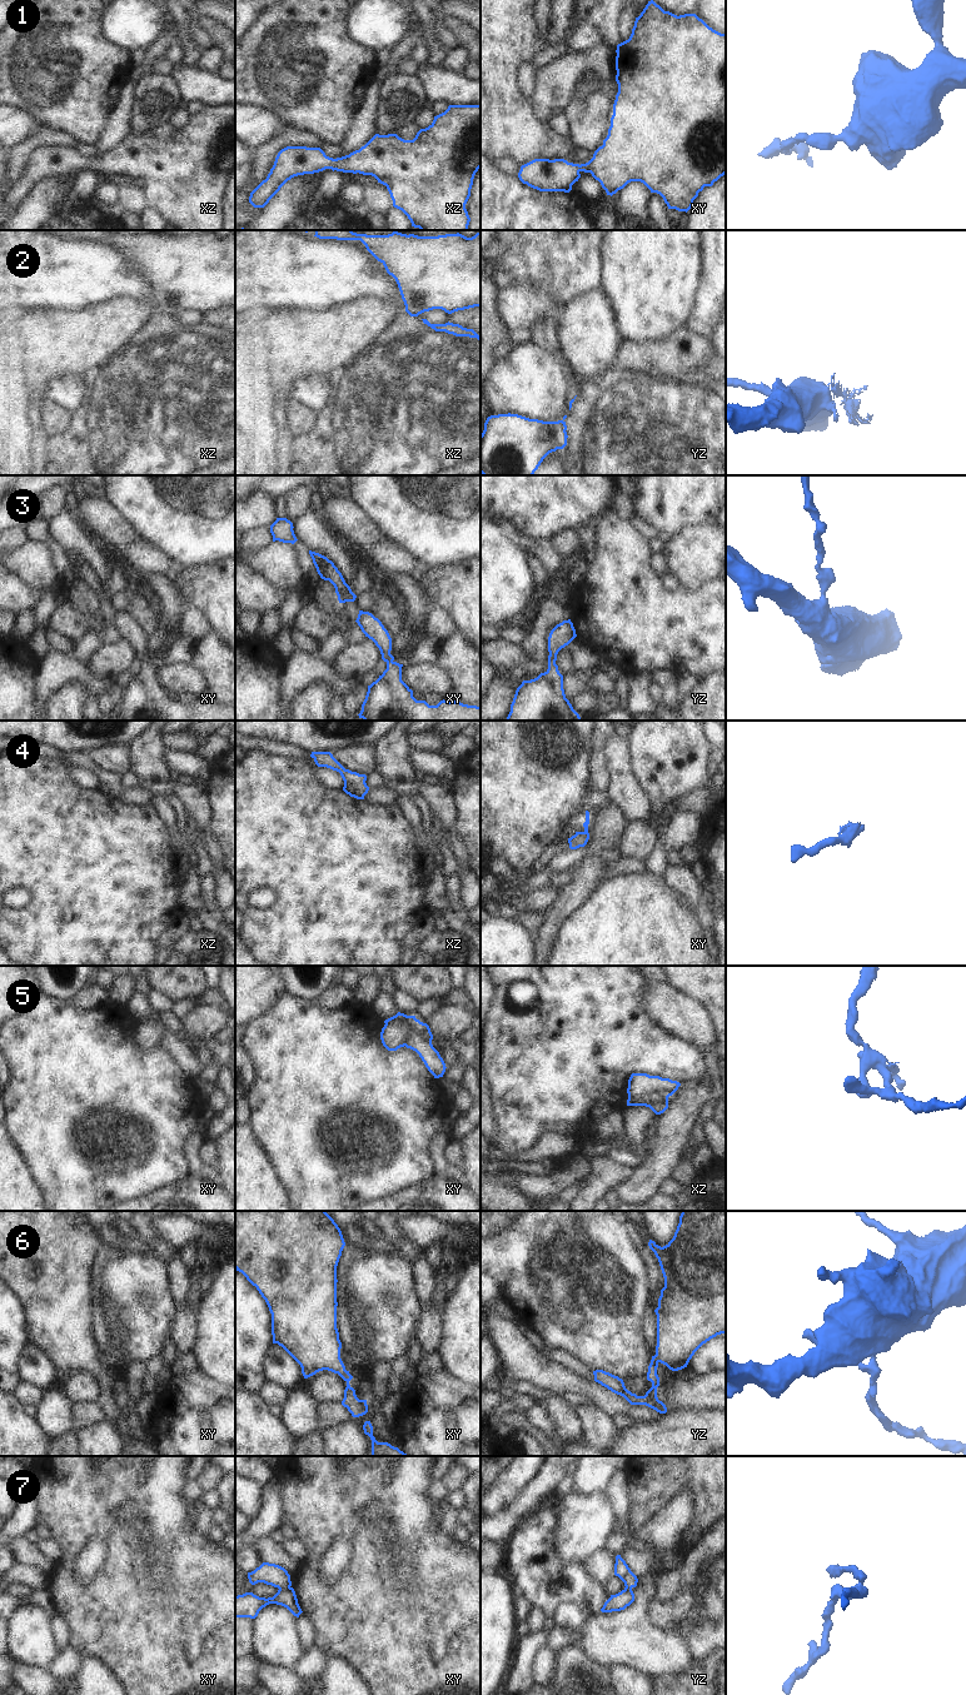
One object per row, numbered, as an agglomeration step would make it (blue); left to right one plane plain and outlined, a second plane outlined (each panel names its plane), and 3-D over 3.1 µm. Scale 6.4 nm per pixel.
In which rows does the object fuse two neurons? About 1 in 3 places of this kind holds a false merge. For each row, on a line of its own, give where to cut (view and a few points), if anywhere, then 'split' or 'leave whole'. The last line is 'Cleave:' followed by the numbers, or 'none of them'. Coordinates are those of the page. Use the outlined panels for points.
1: no cut | leave whole
2: xz (409, 313), (418, 314) | split
3: no cut | leave whole
4: no cut | leave whole
5: xz (668, 1096), (662, 1092), (651, 1092), (645, 1098) | split
6: no cut | leave whole
7: xy (289, 1586), (279, 1589) | split
Cleave: 2, 5, 7

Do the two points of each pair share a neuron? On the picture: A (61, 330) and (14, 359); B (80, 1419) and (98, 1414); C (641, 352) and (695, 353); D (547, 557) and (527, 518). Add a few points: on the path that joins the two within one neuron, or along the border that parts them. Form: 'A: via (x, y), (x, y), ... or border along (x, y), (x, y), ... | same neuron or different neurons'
A: border along (13, 334), (25, 342), (29, 382) | different neurons
B: via (84, 1415), (94, 1414) | same neuron
C: via (655, 354), (681, 354) | same neuron
D: border along (513, 523), (529, 537), (551, 541) | different neurons

